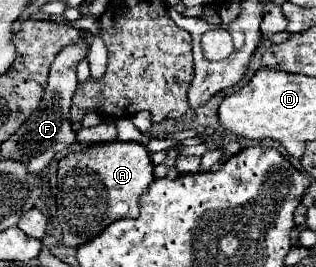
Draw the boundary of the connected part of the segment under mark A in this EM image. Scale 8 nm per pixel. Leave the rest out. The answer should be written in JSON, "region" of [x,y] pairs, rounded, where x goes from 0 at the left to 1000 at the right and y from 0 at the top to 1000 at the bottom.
{"region":[[[345,532],[263,569],[212,577],[180,637],[180,824],[199,861],[199,906],[250,929],[313,884],[351,831],[440,809],[440,734],[491,674],[472,562],[434,532]]]}

